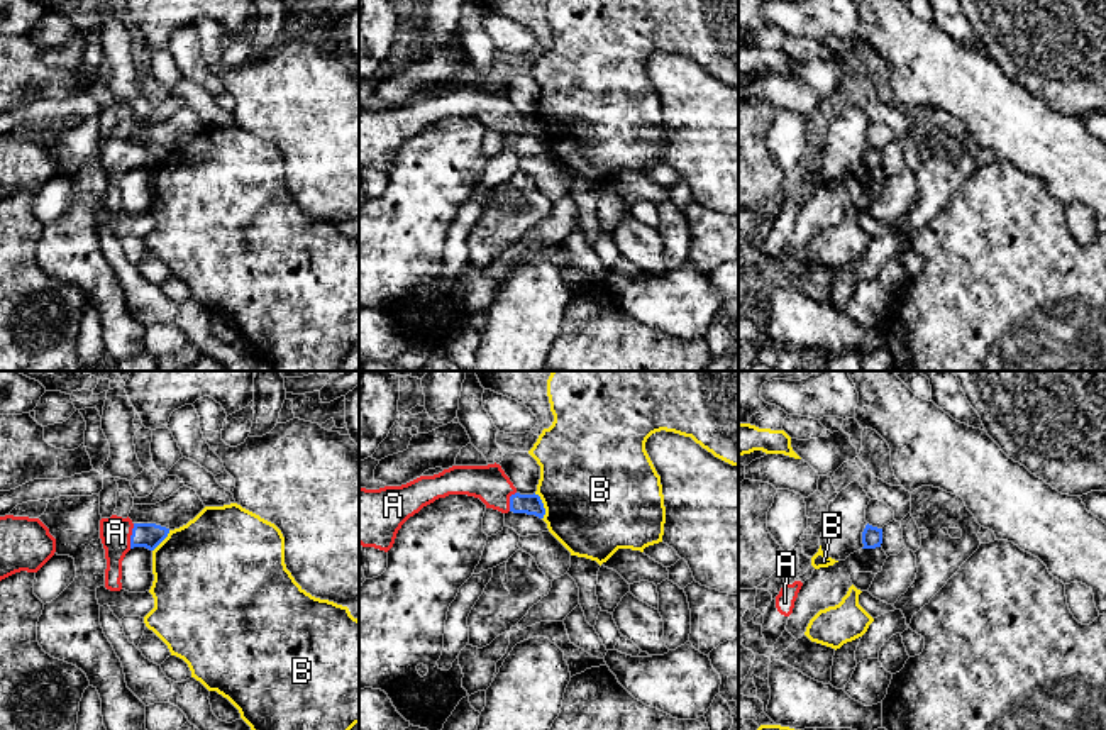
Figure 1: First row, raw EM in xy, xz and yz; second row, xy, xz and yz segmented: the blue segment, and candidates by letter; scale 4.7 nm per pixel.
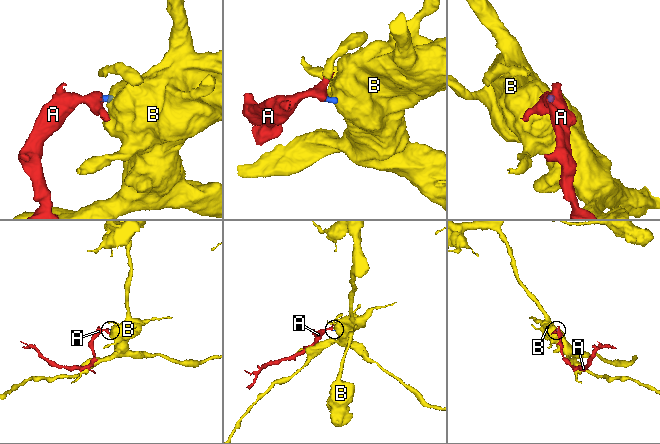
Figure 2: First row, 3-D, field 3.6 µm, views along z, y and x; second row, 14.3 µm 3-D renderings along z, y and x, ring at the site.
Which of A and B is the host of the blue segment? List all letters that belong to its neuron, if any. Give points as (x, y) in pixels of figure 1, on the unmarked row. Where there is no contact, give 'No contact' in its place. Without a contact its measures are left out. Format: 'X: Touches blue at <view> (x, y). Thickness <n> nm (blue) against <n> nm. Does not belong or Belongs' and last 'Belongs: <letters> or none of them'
A: Touches blue at xy (131, 156). Thickness 120 nm (blue) against 150 nm. Belongs
B: Touches blue at xz (542, 126). Thickness 100 nm (blue) against 500 nm. Does not belong
Belongs: A

